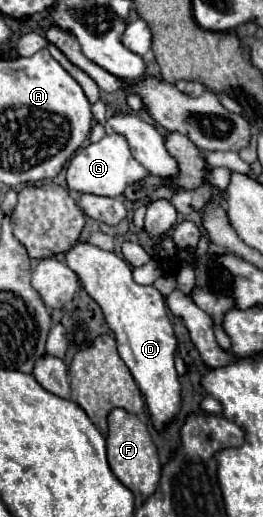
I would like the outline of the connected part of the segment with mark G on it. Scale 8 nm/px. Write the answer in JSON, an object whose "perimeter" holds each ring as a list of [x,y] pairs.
{"perimeter":[[[112,133],[100,139],[98,143],[90,143],[88,147],[80,149],[66,171],[66,181],[72,191],[78,193],[92,193],[92,195],[104,195],[104,197],[118,197],[124,193],[128,185],[134,185],[142,181],[148,175],[148,169],[144,169],[130,153],[130,147],[124,139],[124,135]]]}

